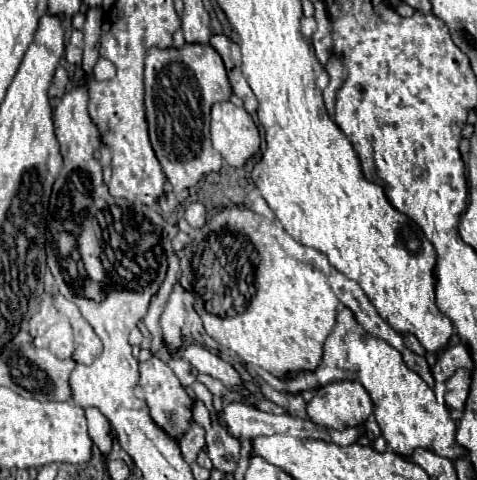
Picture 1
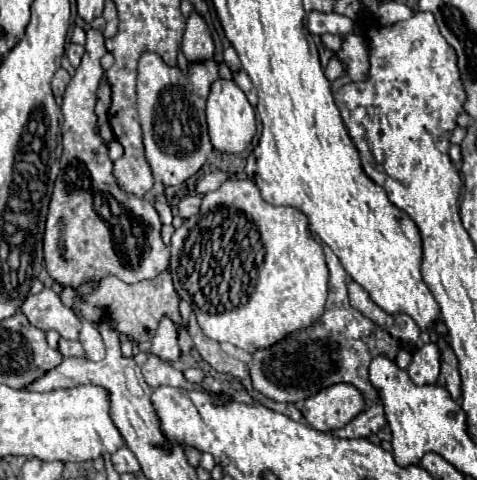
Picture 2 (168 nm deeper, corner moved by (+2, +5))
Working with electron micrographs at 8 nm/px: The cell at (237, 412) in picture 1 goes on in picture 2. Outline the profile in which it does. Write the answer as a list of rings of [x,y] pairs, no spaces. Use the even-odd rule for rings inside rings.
[[[374,403],[368,405],[366,411],[362,411],[358,417],[354,417],[346,427],[332,431],[332,435],[338,439],[358,439],[358,437],[368,437],[372,433],[378,433],[382,425],[386,425],[384,409],[382,405]]]

